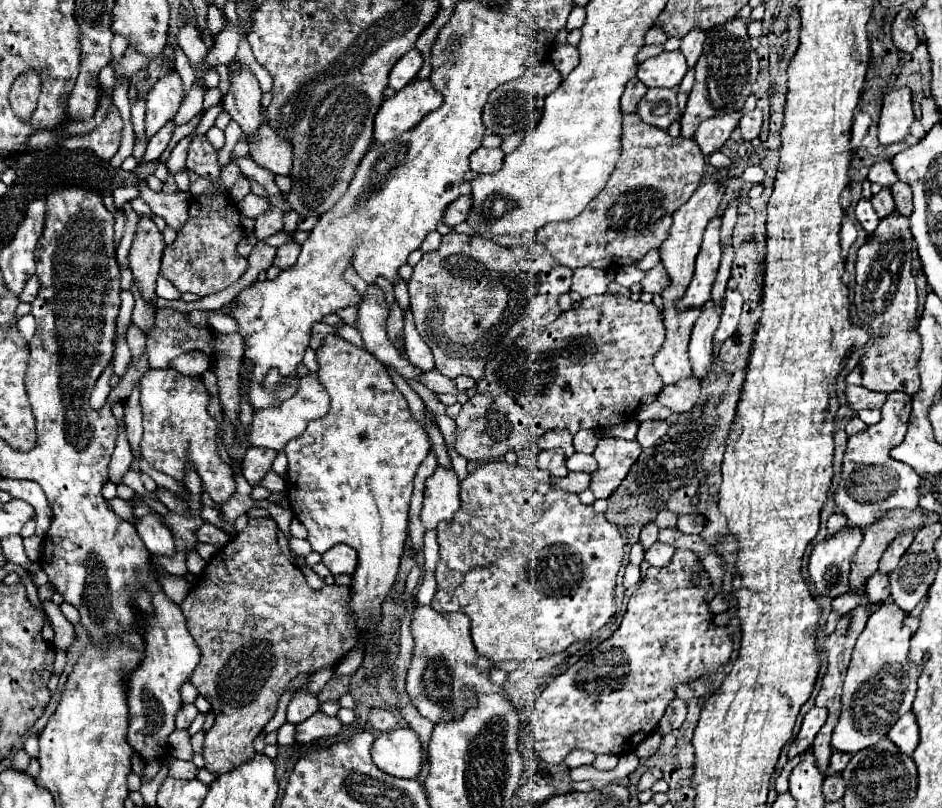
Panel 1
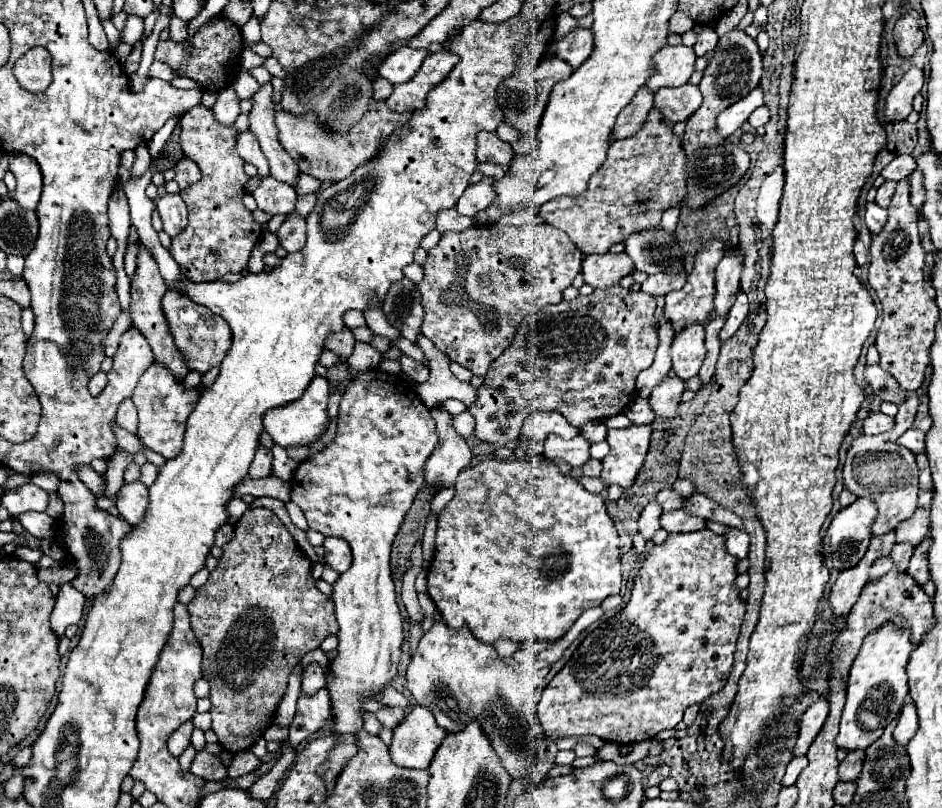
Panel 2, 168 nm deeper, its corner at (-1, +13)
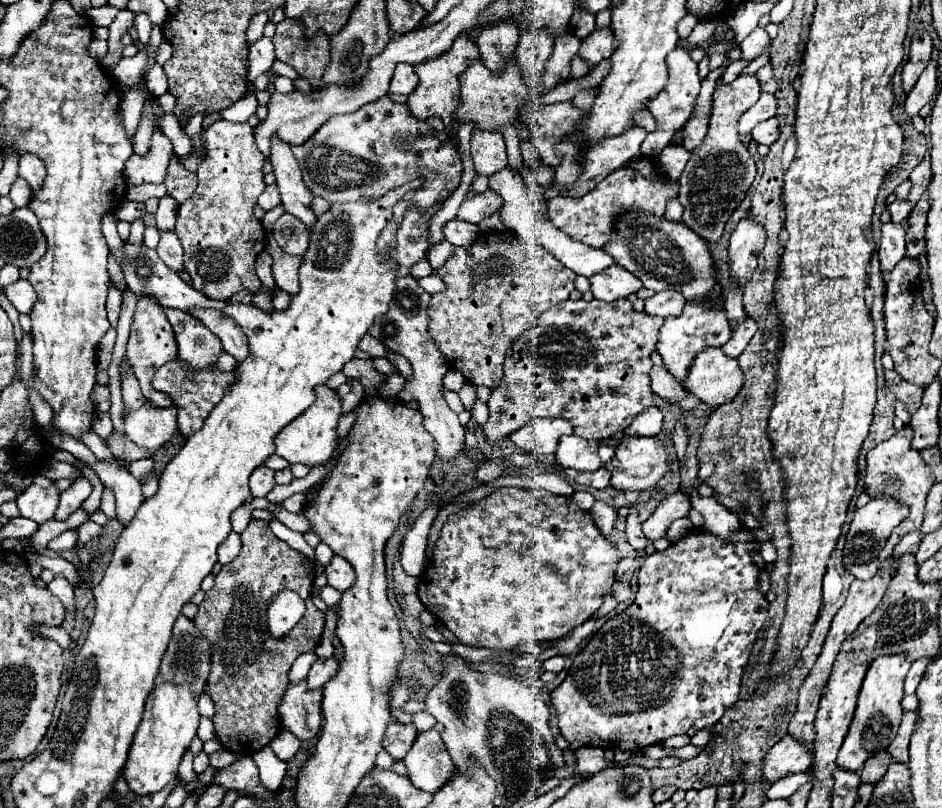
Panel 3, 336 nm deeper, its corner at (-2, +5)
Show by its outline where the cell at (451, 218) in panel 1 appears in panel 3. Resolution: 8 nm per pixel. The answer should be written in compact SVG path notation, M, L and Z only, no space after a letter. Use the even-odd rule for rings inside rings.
M487 190L483 194L471 194L459 208L457 218L459 220L467 220L471 224L479 224L481 220L489 218L491 214L495 214L501 208L503 200L499 198L497 192Z

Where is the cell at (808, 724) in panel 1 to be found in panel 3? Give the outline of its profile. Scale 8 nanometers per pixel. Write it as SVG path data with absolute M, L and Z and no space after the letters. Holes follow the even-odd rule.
M785 736L781 742L777 742L763 760L763 780L773 784L789 774L807 772L811 766L811 754L795 742L793 738Z

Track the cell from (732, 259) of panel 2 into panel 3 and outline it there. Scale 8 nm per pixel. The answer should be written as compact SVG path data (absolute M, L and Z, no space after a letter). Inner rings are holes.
M751 216L735 226L729 242L729 268L731 278L739 284L745 284L755 272L757 256L765 246L765 238L765 228Z

